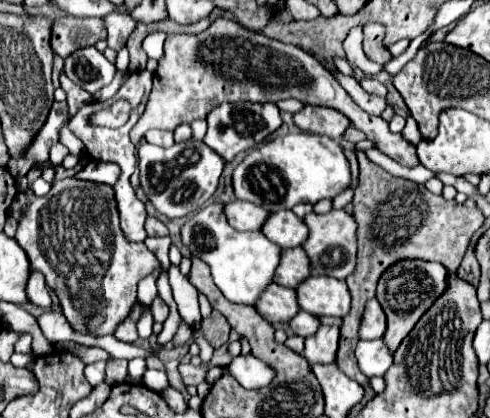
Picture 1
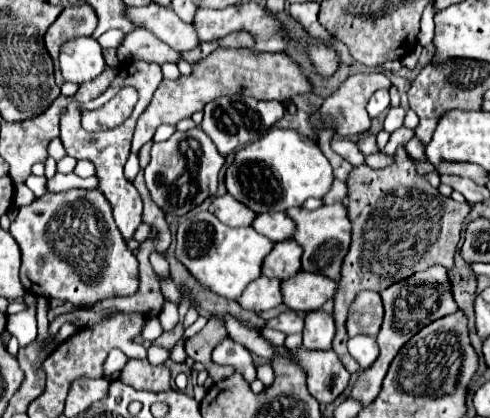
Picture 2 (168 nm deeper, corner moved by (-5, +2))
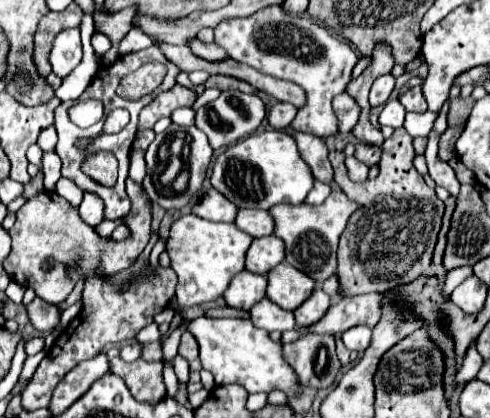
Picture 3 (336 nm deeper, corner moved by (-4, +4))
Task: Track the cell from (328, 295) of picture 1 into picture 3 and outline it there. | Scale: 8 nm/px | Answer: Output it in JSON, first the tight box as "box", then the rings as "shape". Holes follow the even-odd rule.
{"box":[266,262,316,310],"shape":[[[282,262],[266,274],[266,298],[284,310],[296,310],[316,288],[316,282],[306,278],[294,266]]]}

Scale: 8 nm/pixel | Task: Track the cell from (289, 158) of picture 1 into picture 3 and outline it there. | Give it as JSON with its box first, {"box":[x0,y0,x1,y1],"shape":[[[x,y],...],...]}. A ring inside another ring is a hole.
{"box":[210,130,314,210],"shape":[[[266,130],[226,148],[212,164],[210,184],[238,208],[268,210],[274,204],[302,204],[314,176],[298,156],[294,138],[284,130]]]}

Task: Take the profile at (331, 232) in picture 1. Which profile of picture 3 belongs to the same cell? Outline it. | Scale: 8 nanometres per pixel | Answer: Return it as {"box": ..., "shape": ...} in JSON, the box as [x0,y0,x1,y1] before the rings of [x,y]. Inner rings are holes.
{"box":[268,186,358,282],"shape":[[[336,186],[332,188],[330,196],[318,206],[310,206],[304,202],[298,206],[276,204],[274,208],[270,208],[268,212],[274,218],[274,236],[284,240],[286,262],[316,282],[324,282],[328,276],[332,276],[336,270],[338,238],[344,232],[346,222],[356,208],[358,204]]]}

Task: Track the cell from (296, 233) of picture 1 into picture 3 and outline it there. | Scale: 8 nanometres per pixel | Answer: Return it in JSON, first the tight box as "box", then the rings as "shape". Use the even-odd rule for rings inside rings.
{"box":[234,208,274,238],"shape":[[[248,208],[238,210],[238,214],[234,218],[234,224],[242,232],[246,232],[246,234],[250,234],[254,238],[268,236],[274,230],[274,220],[272,220],[272,216],[268,212],[250,212]]]}

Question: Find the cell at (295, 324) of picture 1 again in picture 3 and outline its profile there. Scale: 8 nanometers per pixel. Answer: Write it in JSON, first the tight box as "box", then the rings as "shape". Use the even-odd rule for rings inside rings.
{"box":[250,298,294,332],"shape":[[[262,298],[258,304],[254,304],[250,310],[250,320],[256,328],[274,332],[274,330],[294,330],[294,314],[290,310],[280,308],[278,304],[270,302],[268,298]]]}

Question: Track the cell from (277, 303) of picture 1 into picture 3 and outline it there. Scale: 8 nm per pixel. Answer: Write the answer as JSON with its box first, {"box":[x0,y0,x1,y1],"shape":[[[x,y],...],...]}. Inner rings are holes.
{"box":[222,270,266,310],"shape":[[[242,270],[230,280],[222,296],[230,308],[248,310],[266,296],[266,278],[260,274],[250,274]]]}

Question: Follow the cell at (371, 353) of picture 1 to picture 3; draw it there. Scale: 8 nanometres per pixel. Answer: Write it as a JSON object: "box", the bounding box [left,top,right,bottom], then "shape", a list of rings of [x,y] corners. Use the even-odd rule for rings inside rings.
{"box":[342,326,372,352],"shape":[[[354,326],[354,328],[350,328],[348,332],[342,334],[342,342],[350,350],[364,352],[370,346],[370,336],[372,336],[370,328],[366,328],[366,326]]]}

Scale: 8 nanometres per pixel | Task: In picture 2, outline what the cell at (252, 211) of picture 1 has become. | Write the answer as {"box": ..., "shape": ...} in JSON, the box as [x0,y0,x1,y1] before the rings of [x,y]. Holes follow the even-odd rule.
{"box":[209,196,255,226],"shape":[[[215,196],[209,210],[227,226],[251,226],[255,220],[255,212],[247,206],[243,206],[239,200],[225,196]]]}

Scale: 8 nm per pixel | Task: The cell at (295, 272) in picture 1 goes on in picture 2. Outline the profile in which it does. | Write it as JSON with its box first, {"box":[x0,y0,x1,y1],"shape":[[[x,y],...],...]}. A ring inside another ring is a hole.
{"box":[263,240,303,280],"shape":[[[295,240],[277,242],[263,262],[263,274],[277,280],[287,280],[301,270],[303,248]]]}

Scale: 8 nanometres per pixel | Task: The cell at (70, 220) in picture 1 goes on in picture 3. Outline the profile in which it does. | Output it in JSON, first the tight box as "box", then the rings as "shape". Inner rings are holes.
{"box":[2,176,152,304],"shape":[[[130,176],[126,178],[126,192],[132,202],[132,208],[126,220],[130,236],[122,242],[100,238],[94,232],[94,228],[82,222],[82,218],[78,216],[78,210],[72,208],[56,192],[42,190],[36,196],[28,198],[26,204],[16,212],[16,222],[8,232],[12,238],[12,250],[8,258],[2,262],[4,270],[18,284],[32,286],[36,290],[36,296],[40,296],[42,300],[50,304],[58,304],[68,298],[76,280],[88,276],[94,268],[98,268],[106,276],[112,276],[112,274],[118,274],[120,270],[130,268],[150,240],[152,208],[150,208],[150,198],[146,190],[140,184],[136,184]],[[66,264],[78,264],[78,272],[68,274]]]}

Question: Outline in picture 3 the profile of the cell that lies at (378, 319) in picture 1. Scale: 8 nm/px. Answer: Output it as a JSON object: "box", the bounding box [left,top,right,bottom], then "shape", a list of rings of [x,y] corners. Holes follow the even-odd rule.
{"box":[298,294,382,336],"shape":[[[364,294],[364,296],[350,296],[340,298],[334,302],[328,312],[312,324],[310,328],[298,328],[300,334],[316,332],[316,334],[334,334],[340,336],[352,326],[366,324],[368,328],[374,328],[382,314],[382,294]]]}

